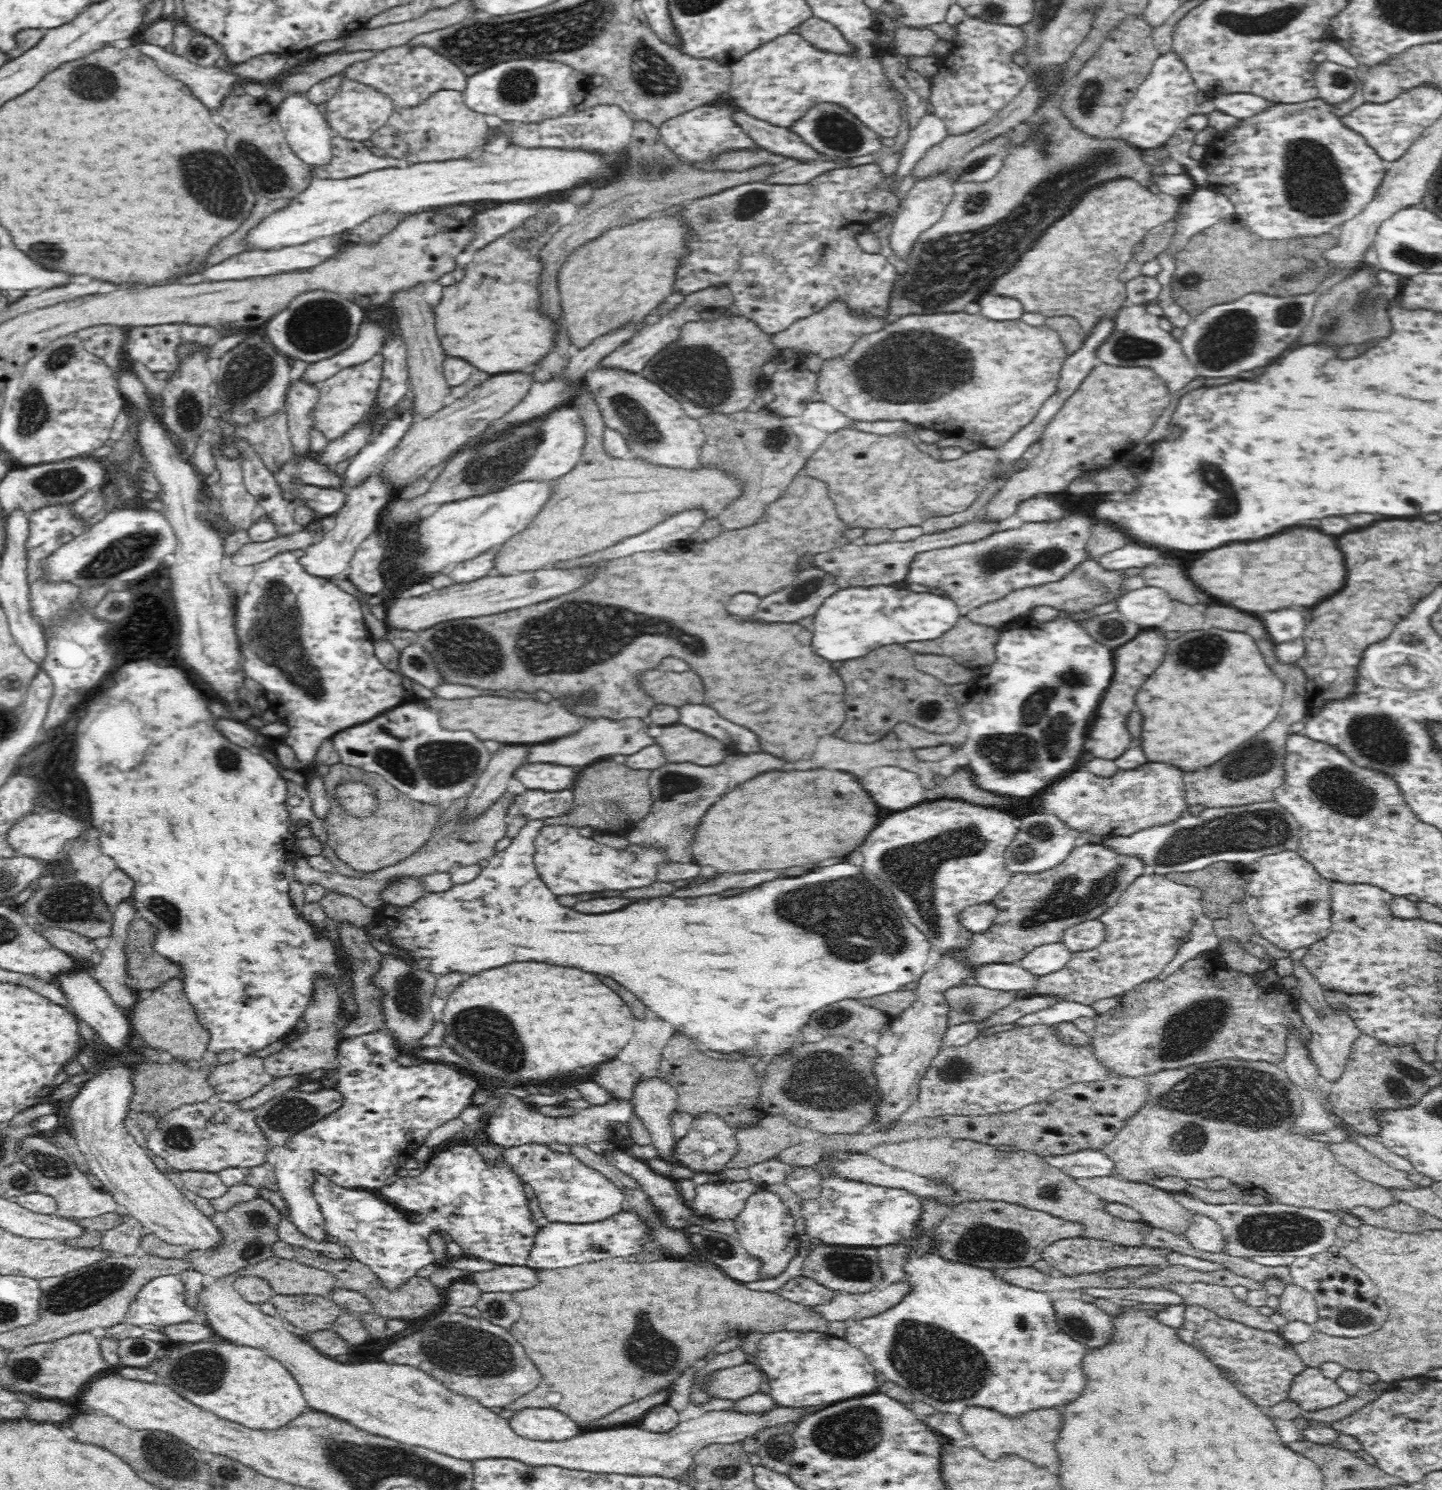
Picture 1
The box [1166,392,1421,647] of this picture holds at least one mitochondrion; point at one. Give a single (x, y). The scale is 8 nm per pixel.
(1213, 475)

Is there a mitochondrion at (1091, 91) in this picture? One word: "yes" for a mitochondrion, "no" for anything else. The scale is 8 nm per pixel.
yes

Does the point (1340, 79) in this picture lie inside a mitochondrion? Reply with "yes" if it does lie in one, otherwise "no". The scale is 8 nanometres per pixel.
yes

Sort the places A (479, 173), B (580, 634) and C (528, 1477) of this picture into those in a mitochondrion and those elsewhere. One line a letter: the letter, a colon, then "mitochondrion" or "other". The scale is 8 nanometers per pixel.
A: other
B: mitochondrion
C: other

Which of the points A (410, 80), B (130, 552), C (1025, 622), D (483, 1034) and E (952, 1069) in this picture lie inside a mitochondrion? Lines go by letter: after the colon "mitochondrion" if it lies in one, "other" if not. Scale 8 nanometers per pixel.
A: other
B: mitochondrion
C: other
D: mitochondrion
E: mitochondrion

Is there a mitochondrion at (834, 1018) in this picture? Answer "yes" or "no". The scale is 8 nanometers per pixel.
yes

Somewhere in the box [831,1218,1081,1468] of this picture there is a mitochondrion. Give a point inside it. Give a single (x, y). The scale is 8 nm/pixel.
(948, 1370)

